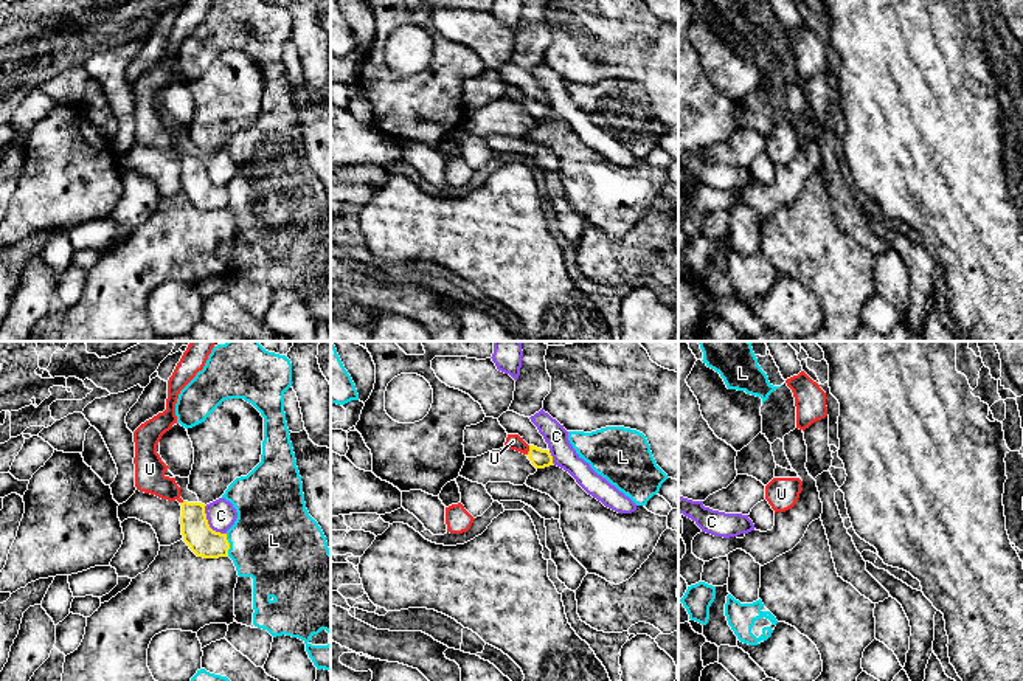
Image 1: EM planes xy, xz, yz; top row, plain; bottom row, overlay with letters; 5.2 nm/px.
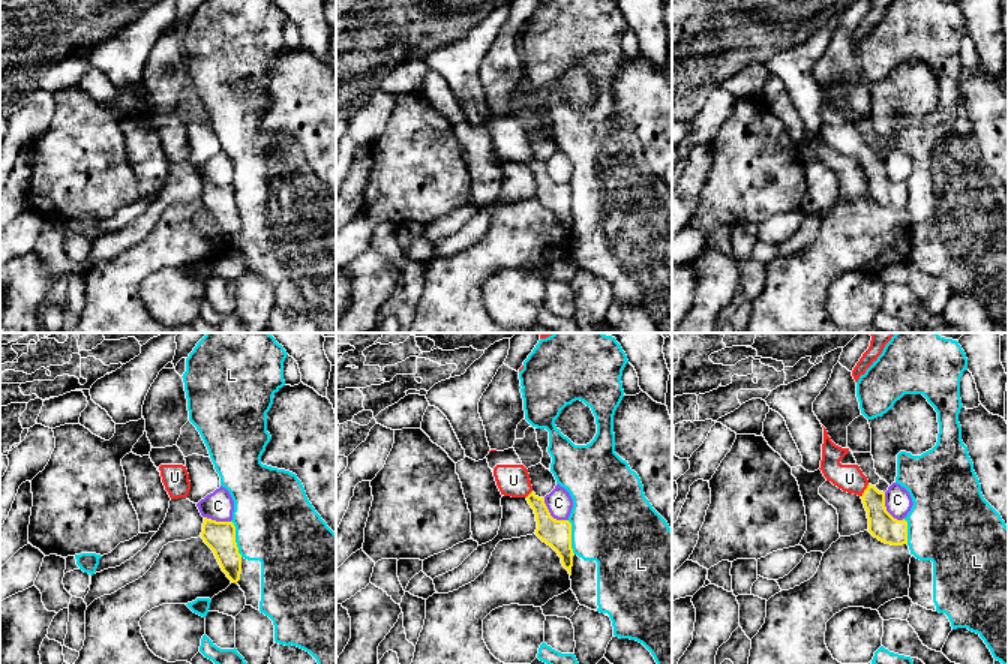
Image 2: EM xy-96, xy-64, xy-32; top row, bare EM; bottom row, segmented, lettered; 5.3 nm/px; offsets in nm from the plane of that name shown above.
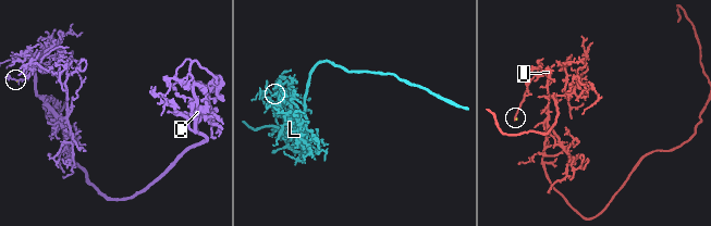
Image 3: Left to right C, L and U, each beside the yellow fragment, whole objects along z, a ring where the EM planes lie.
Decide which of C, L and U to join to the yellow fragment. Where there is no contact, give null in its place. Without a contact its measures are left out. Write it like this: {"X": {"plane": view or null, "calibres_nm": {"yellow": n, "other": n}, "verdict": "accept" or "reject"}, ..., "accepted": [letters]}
{"C": {"plane": "xy", "calibres_nm": {"yellow": 160, "other": 150}, "verdict": "reject"}, "L": {"plane": "xy", "calibres_nm": {"yellow": 160, "other": 460}, "verdict": "reject"}, "U": {"plane": "xz", "calibres_nm": {"yellow": 100, "other": 80}, "verdict": "accept"}, "accepted": ["U"]}

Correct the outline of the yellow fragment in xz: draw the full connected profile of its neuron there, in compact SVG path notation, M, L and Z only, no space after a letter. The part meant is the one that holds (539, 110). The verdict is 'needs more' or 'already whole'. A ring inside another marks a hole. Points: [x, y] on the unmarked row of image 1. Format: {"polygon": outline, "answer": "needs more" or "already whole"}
{"polygon": "M508 87L505 101L526 107L536 121L545 121L553 118L553 109L548 102L528 98L518 87Z", "answer": "needs more"}

